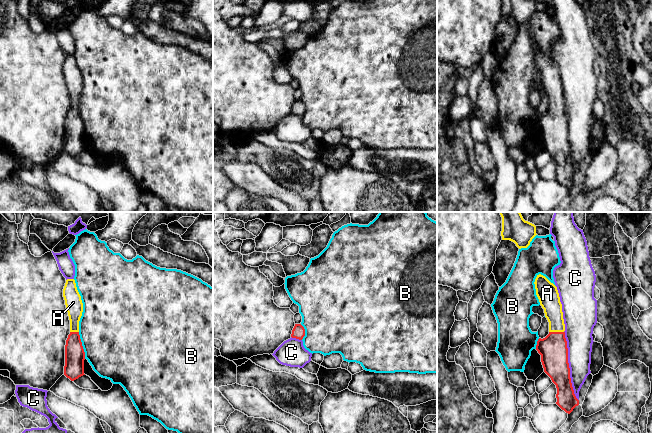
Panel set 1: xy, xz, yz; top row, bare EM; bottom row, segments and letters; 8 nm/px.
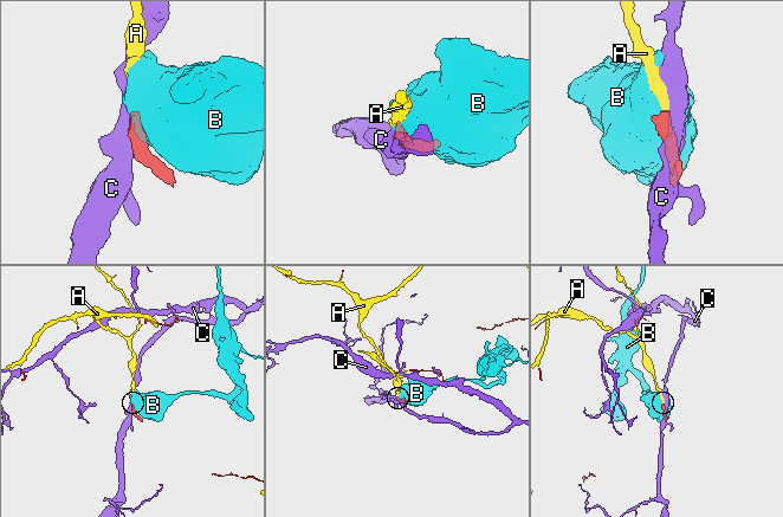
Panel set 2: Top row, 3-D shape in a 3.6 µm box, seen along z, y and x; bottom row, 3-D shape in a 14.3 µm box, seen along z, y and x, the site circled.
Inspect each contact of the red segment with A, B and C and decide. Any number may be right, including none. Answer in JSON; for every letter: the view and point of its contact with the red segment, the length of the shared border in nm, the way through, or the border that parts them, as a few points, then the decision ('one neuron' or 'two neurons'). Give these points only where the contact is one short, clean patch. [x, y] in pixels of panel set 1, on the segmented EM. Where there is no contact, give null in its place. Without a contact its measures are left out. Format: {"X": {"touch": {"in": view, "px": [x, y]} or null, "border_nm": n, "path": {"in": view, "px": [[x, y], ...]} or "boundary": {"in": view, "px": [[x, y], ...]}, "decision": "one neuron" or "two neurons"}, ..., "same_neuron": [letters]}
{"A": {"touch": {"in": "yz", "px": [556, 332]}, "border_nm": 120, "decision": "one neuron"}, "B": {"touch": {"in": "xy", "px": [81, 345]}, "border_nm": 220, "boundary": {"in": "xy", "px": [[78, 332], [85, 358]]}, "decision": "two neurons"}, "C": {"touch": {"in": "yz", "px": [568, 366]}, "border_nm": 550, "decision": "two neurons"}, "same_neuron": ["A"]}

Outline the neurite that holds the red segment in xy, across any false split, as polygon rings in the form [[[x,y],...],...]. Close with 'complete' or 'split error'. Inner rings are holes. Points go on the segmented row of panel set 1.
[[[74,279],[66,280],[63,297],[70,320],[70,334],[65,345],[64,375],[74,381],[85,375],[85,352],[79,335],[79,321],[83,312],[83,303]]] | split error

